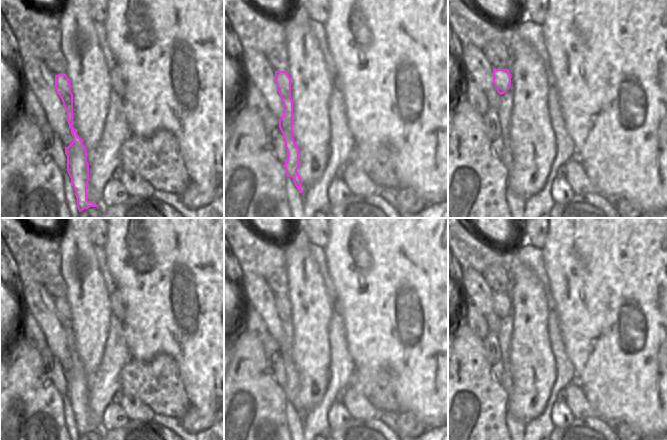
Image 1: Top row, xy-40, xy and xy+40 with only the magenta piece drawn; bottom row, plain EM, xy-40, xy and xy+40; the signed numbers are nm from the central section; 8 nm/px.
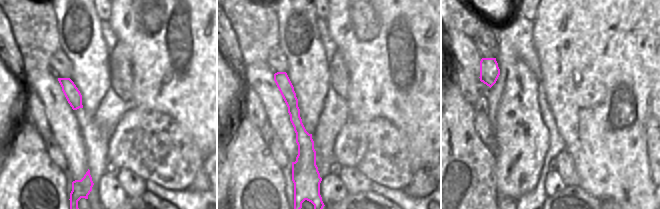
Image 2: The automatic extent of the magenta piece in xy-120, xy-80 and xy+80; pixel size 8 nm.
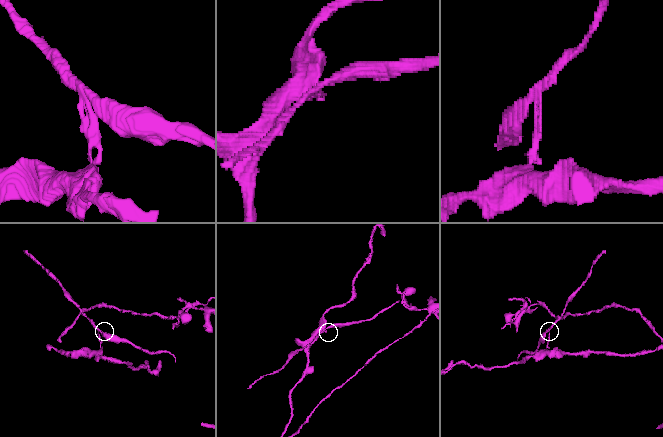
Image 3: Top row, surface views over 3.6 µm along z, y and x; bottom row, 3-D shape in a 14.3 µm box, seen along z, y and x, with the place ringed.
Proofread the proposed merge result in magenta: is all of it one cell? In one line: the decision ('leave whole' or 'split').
split

